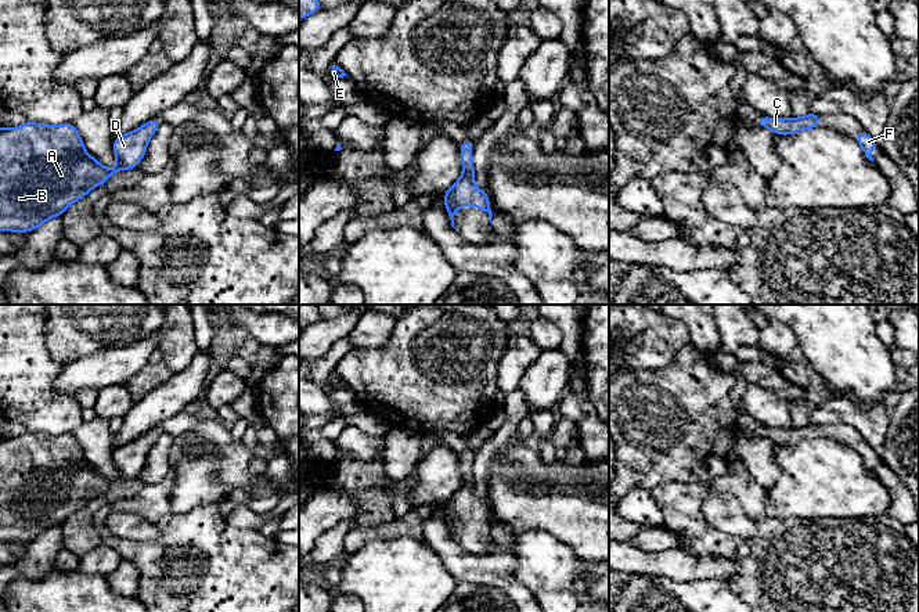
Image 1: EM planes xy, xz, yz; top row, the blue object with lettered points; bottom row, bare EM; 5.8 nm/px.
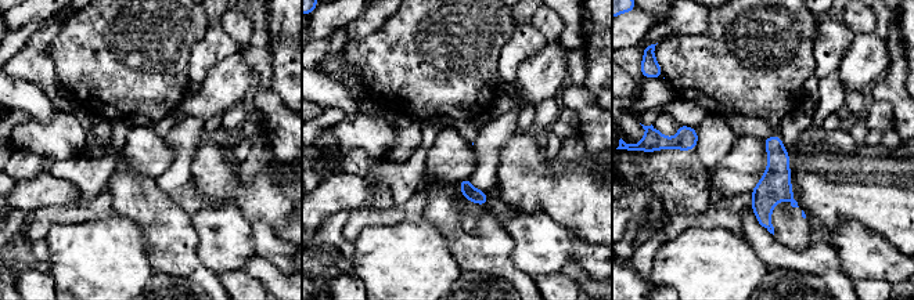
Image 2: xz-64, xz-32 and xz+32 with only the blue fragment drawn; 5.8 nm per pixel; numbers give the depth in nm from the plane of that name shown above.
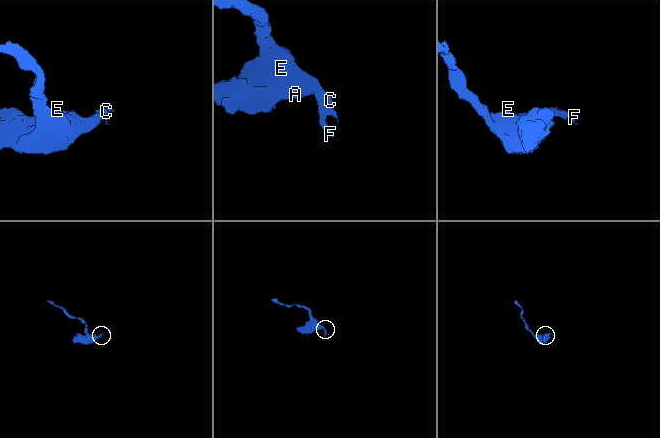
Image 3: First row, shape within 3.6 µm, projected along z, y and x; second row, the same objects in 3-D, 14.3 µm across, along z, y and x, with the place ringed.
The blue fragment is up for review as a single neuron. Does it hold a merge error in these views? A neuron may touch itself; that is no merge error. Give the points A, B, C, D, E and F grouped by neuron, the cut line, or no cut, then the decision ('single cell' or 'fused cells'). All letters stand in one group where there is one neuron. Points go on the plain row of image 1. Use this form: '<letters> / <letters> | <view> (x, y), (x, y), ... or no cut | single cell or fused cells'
A B C D E F | no cut | single cell

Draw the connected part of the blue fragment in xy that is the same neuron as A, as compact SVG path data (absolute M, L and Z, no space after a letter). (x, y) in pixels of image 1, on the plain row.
M151 429L116 447L113 462L118 475L113 479L104 478L87 464L73 433L47 436L26 431L19 438L0 438L0 541L32 541L48 529L61 526L71 514L104 494L116 482L137 478L161 432L162 429Z

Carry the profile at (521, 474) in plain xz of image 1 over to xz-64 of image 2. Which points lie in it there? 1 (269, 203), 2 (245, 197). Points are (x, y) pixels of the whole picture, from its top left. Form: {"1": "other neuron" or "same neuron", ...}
{"1": "same neuron", "2": "same neuron"}

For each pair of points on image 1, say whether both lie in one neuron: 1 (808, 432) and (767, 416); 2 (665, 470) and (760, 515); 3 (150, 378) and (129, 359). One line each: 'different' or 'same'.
1: different
2: different
3: different

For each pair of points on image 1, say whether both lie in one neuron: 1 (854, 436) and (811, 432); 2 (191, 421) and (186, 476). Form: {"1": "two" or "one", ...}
{"1": "one", "2": "two"}

